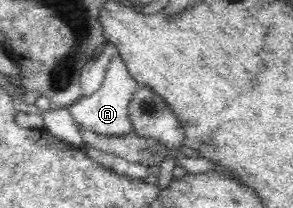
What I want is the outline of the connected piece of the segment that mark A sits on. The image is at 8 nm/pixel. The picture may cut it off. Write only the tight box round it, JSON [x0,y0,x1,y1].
[69,55,137,138]

